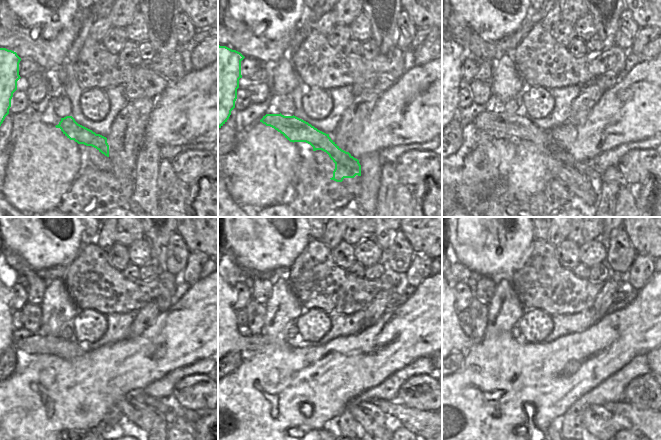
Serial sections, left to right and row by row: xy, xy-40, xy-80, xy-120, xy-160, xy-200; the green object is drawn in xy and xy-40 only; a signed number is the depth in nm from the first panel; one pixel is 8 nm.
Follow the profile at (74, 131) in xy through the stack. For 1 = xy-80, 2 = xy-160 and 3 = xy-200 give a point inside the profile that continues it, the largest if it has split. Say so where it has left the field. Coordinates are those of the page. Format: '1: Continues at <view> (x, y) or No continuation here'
1: Continues at xy-80 (511, 127)
2: Continues at xy-160 (257, 343)
3: Continues at xy-200 (462, 342).

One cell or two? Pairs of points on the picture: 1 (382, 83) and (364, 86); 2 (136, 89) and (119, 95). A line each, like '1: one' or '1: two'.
1: one
2: two

